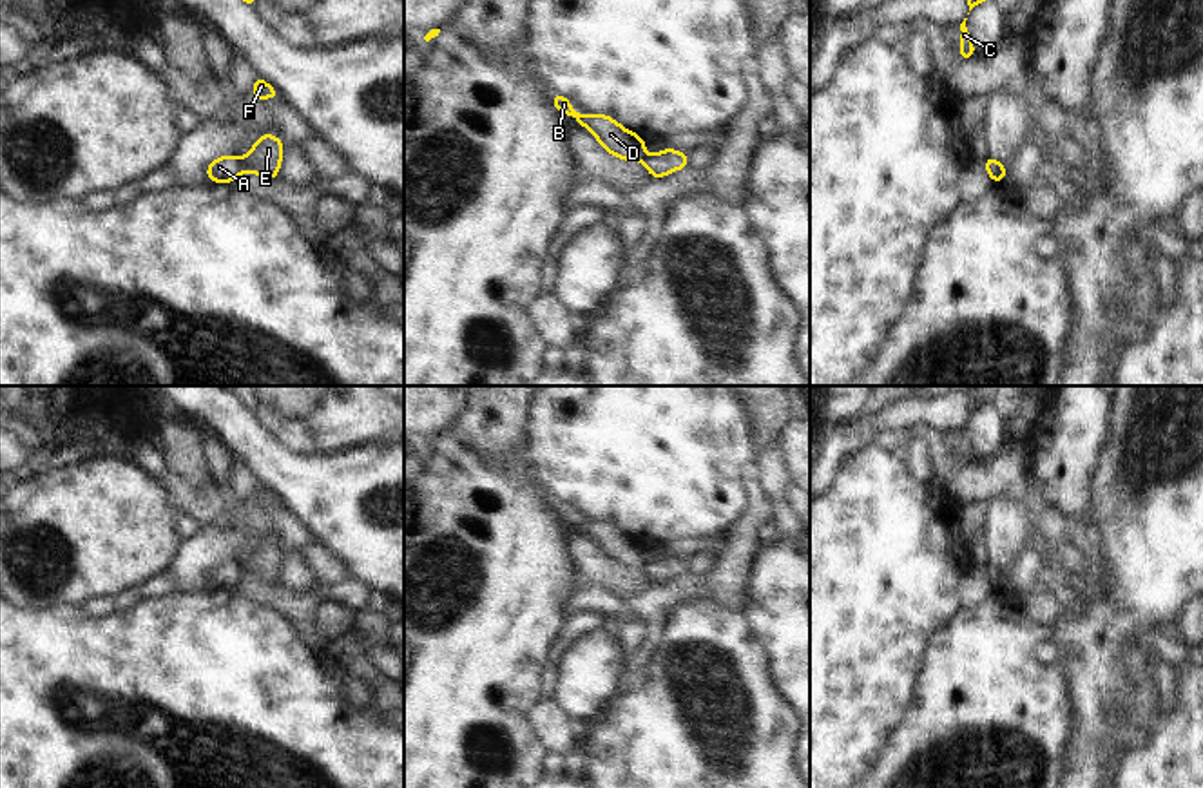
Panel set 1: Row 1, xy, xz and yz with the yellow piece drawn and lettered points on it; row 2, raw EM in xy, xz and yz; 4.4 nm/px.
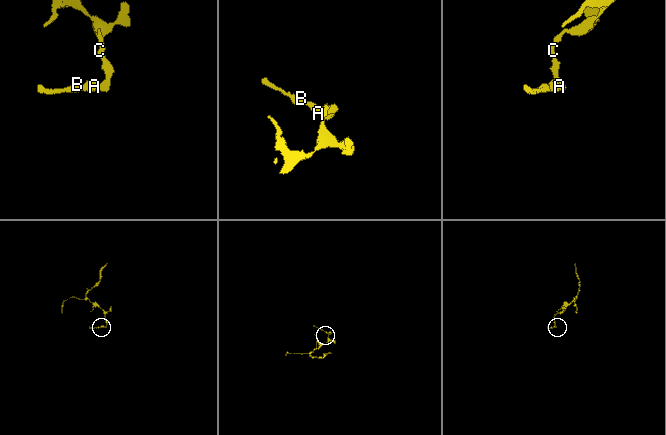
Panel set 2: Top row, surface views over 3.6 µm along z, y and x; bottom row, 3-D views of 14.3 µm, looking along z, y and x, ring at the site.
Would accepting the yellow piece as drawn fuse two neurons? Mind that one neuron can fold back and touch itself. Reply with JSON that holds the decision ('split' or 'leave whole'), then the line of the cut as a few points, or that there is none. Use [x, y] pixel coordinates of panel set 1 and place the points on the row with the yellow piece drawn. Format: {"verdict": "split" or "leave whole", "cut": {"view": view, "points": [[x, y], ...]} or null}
{"verdict": "leave whole", "cut": null}

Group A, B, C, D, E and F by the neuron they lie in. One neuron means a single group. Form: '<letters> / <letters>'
A B C D E F

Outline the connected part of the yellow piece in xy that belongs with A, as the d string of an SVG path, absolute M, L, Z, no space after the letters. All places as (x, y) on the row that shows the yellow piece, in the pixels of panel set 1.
M263 134L243 158L219 156L207 168L214 183L232 183L239 174L252 172L266 179L279 176L283 141L274 134Z

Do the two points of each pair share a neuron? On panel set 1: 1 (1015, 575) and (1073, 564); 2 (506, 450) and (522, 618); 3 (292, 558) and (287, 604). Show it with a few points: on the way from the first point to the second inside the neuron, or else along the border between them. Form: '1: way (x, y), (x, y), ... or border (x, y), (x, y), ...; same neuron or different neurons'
1: way (1029, 564), (1033, 560), (1058, 560); same neuron
2: way (506, 491), (506, 576); same neuron
3: border (278, 582), (292, 591), (312, 591); different neurons

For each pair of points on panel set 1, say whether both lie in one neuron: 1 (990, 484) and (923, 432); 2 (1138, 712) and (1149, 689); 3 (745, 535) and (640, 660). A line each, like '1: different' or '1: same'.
1: same
2: same
3: same

